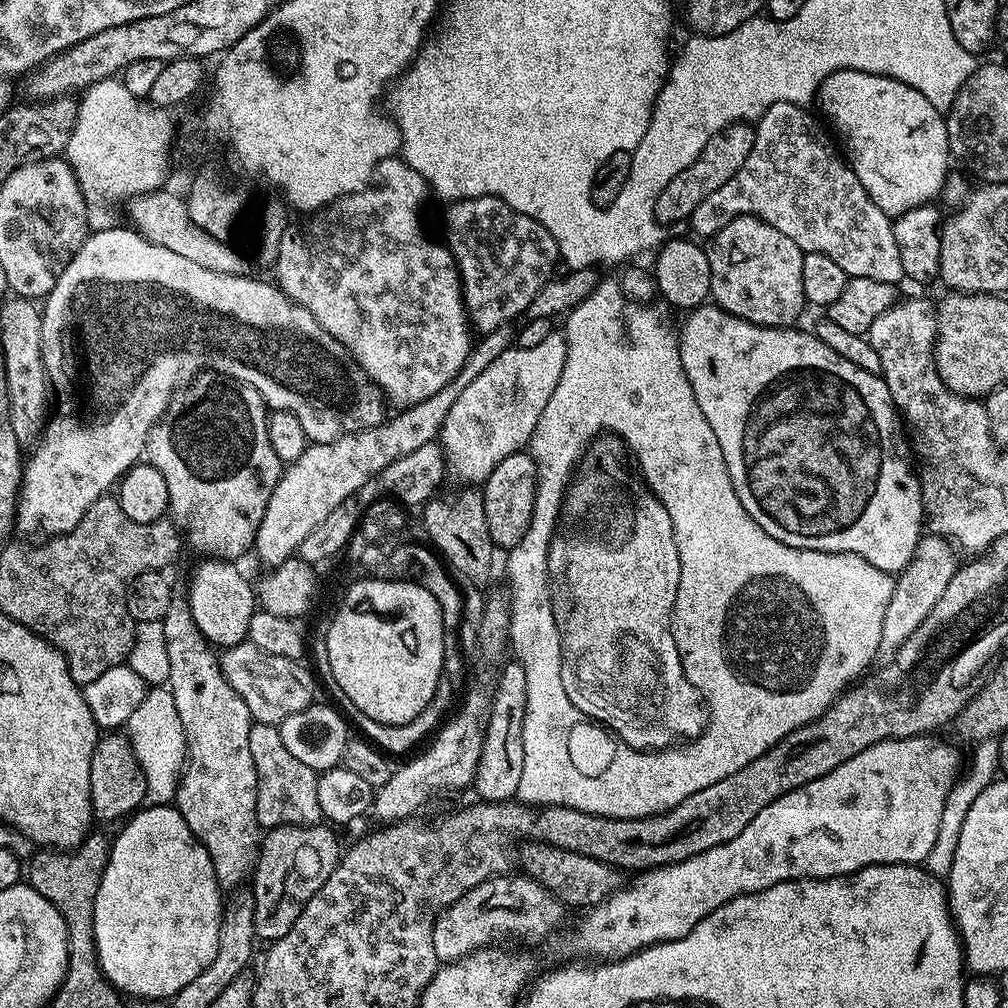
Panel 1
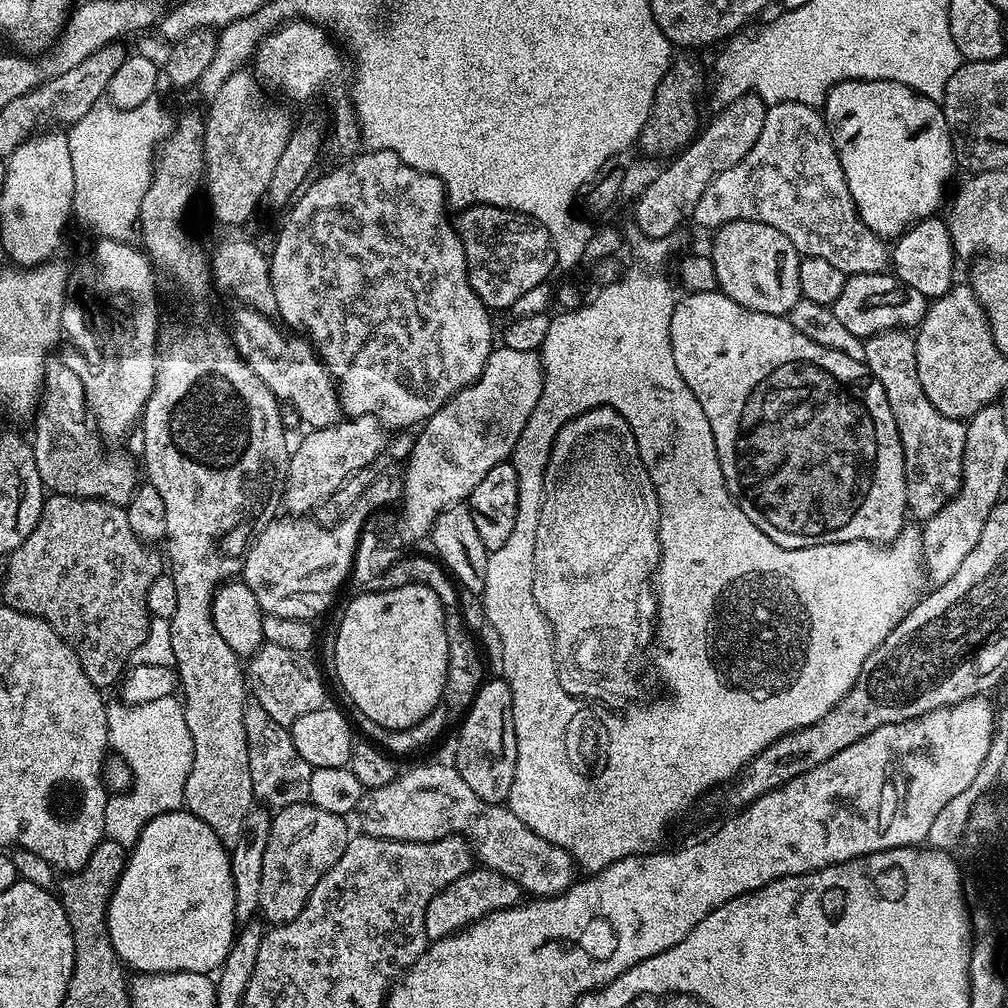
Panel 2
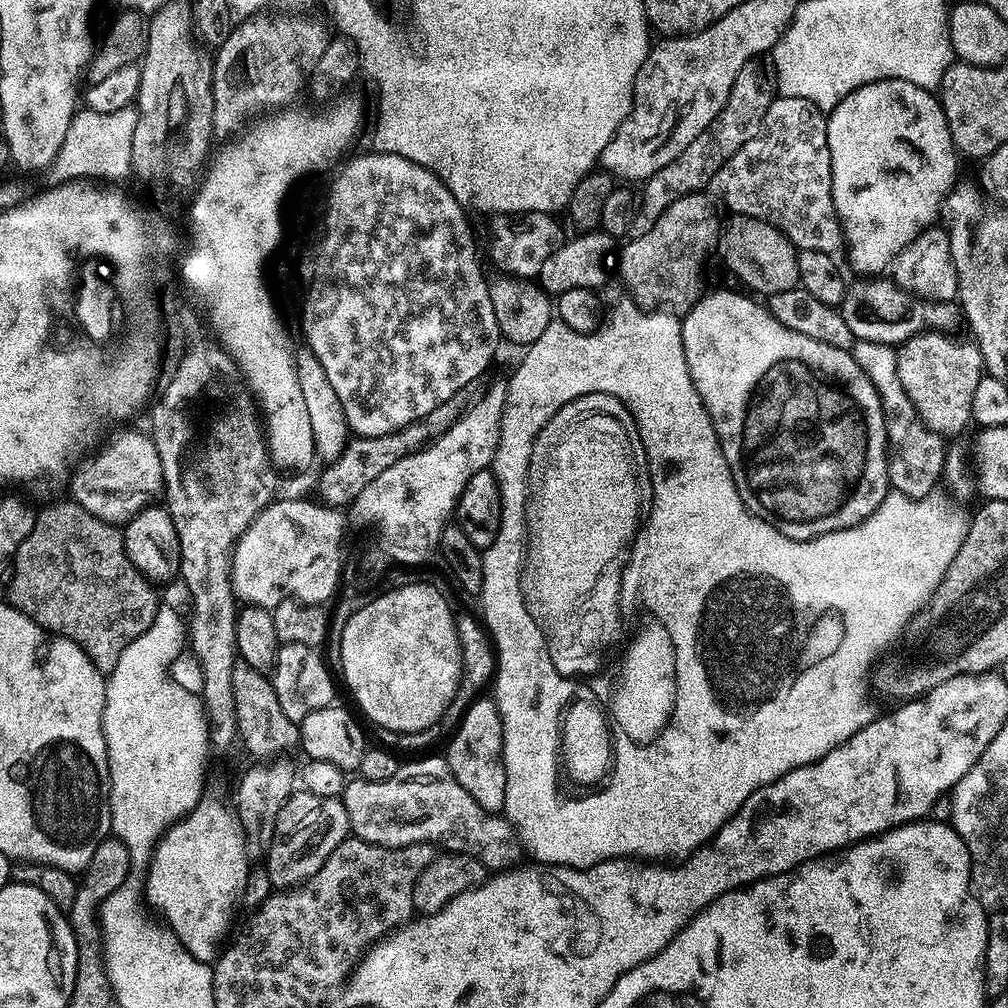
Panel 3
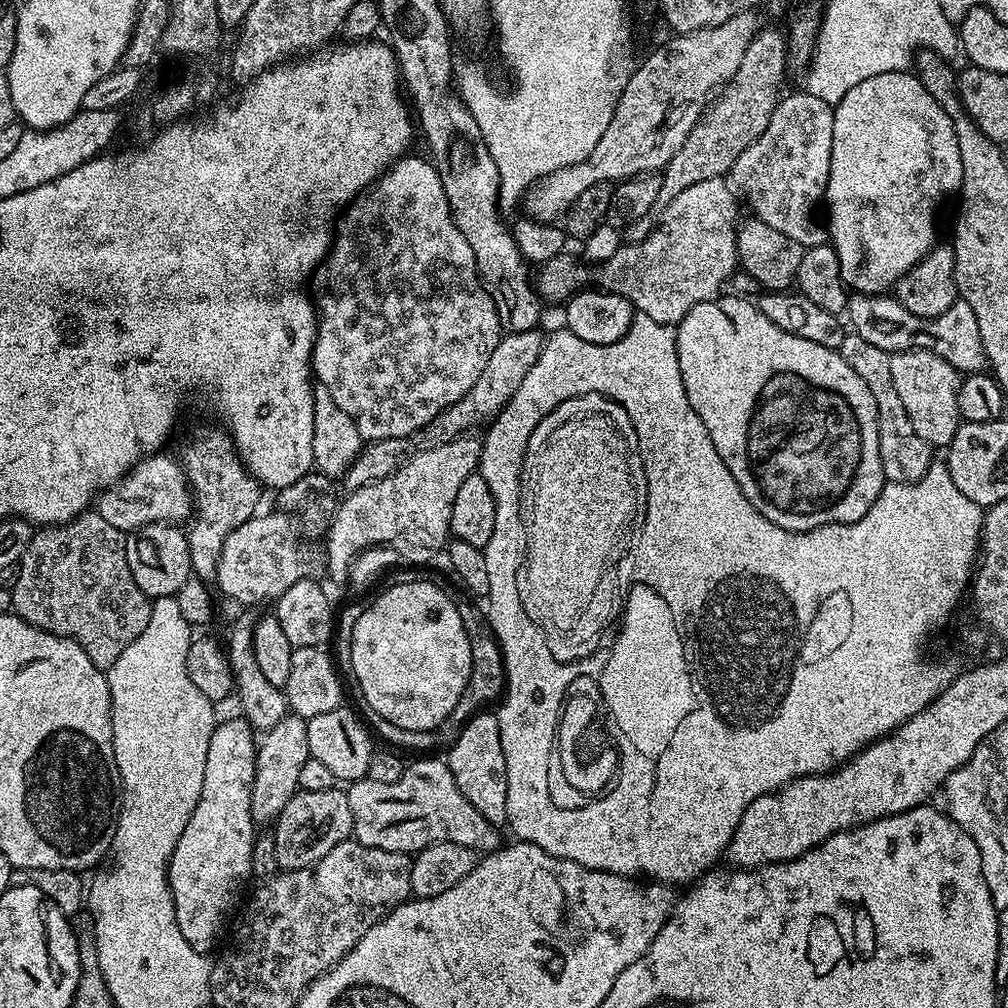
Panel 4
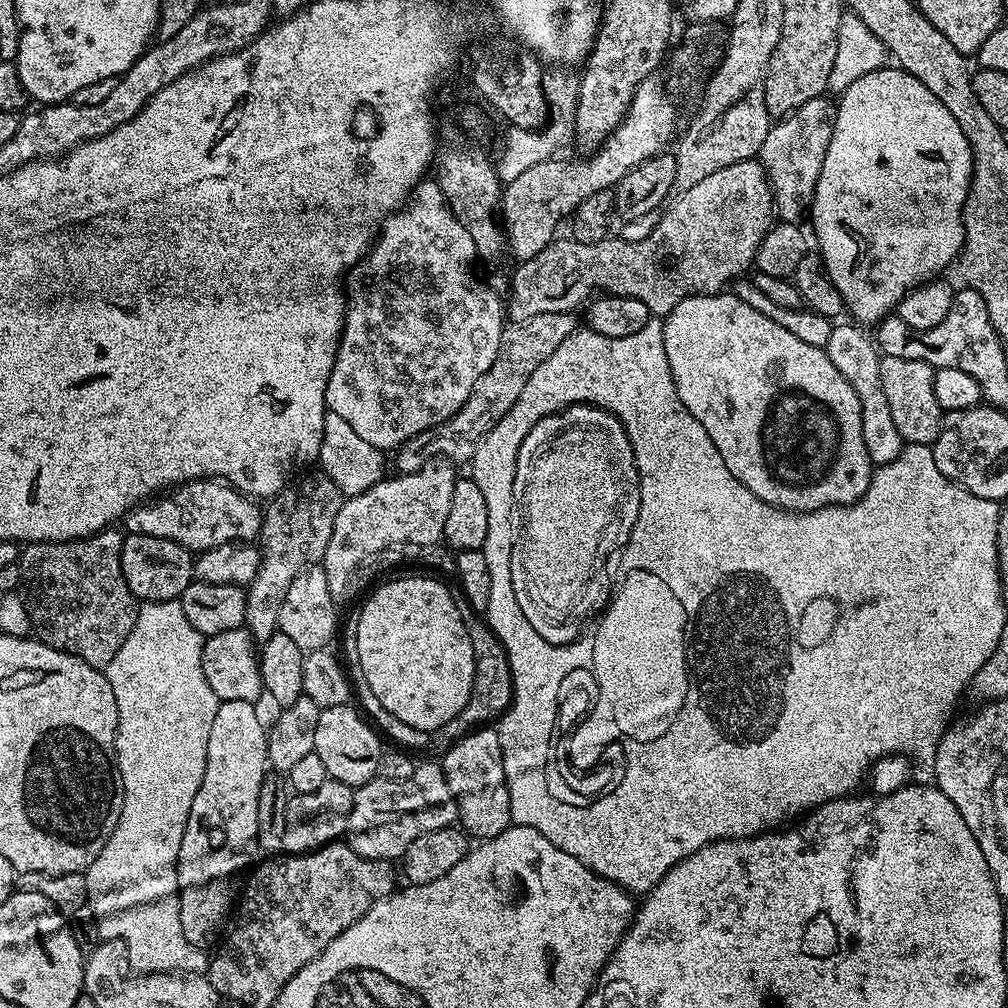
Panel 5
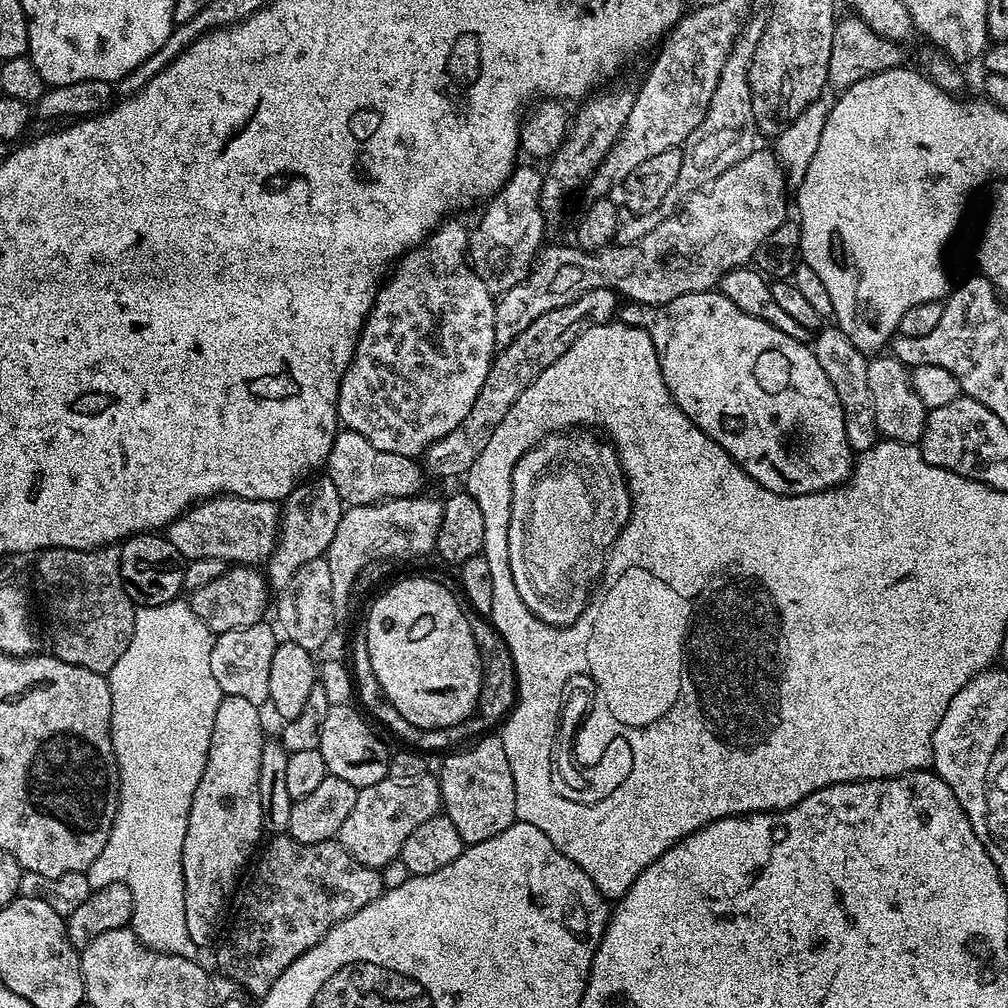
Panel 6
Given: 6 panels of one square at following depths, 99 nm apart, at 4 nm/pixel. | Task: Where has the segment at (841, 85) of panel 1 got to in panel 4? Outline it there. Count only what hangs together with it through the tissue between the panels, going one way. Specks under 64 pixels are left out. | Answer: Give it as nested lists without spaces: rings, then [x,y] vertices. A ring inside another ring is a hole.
[[[911,71],[891,72],[890,74],[874,74],[866,78],[866,82],[858,82],[842,98],[840,104],[835,105],[832,117],[834,118],[834,142],[832,143],[832,153],[830,154],[830,174],[828,175],[828,185],[824,191],[826,201],[826,212],[828,208],[828,220],[826,216],[826,227],[830,237],[830,243],[836,249],[838,262],[842,270],[842,278],[845,284],[853,293],[865,296],[875,296],[887,293],[895,289],[896,284],[903,276],[918,263],[934,245],[936,239],[936,207],[947,198],[948,195],[955,193],[962,182],[962,158],[958,154],[958,138],[952,125],[952,119],[934,102],[934,98],[922,86],[919,76]]]

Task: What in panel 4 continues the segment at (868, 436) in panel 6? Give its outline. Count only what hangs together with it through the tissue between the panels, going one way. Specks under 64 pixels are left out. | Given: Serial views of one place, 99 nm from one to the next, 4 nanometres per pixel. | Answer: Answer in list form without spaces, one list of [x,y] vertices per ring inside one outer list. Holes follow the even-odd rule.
[[[855,334],[845,335],[838,351],[846,362],[850,362],[858,378],[870,386],[870,394],[874,394],[874,402],[878,406],[878,454],[882,458],[885,481],[890,484],[917,484],[932,464],[934,449],[919,436],[914,426],[910,426],[910,414],[906,414],[902,407],[898,390],[894,387],[894,378],[890,374],[889,353]]]

